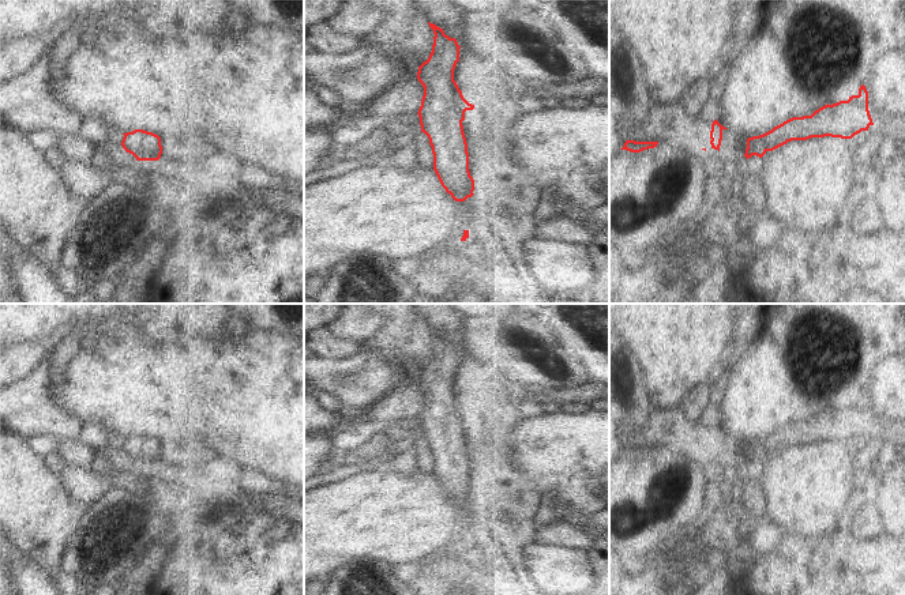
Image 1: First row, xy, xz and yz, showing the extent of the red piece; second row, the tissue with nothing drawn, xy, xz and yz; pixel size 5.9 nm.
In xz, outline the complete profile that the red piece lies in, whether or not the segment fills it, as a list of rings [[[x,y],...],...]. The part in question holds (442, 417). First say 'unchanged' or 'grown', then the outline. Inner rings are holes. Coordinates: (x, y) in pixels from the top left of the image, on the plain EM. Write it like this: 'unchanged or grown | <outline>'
unchanged | [[[429,328],[433,335],[432,357],[418,372],[417,384],[424,392],[418,414],[421,437],[432,452],[433,475],[447,498],[455,506],[465,506],[474,498],[474,485],[469,477],[467,448],[462,426],[465,417],[473,415],[454,385],[454,374],[459,366],[455,343],[444,339],[443,334]]]

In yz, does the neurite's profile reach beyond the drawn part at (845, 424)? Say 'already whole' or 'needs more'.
already whole

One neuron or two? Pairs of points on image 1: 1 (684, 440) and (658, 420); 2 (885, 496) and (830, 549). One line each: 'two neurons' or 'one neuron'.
1: one neuron
2: two neurons

